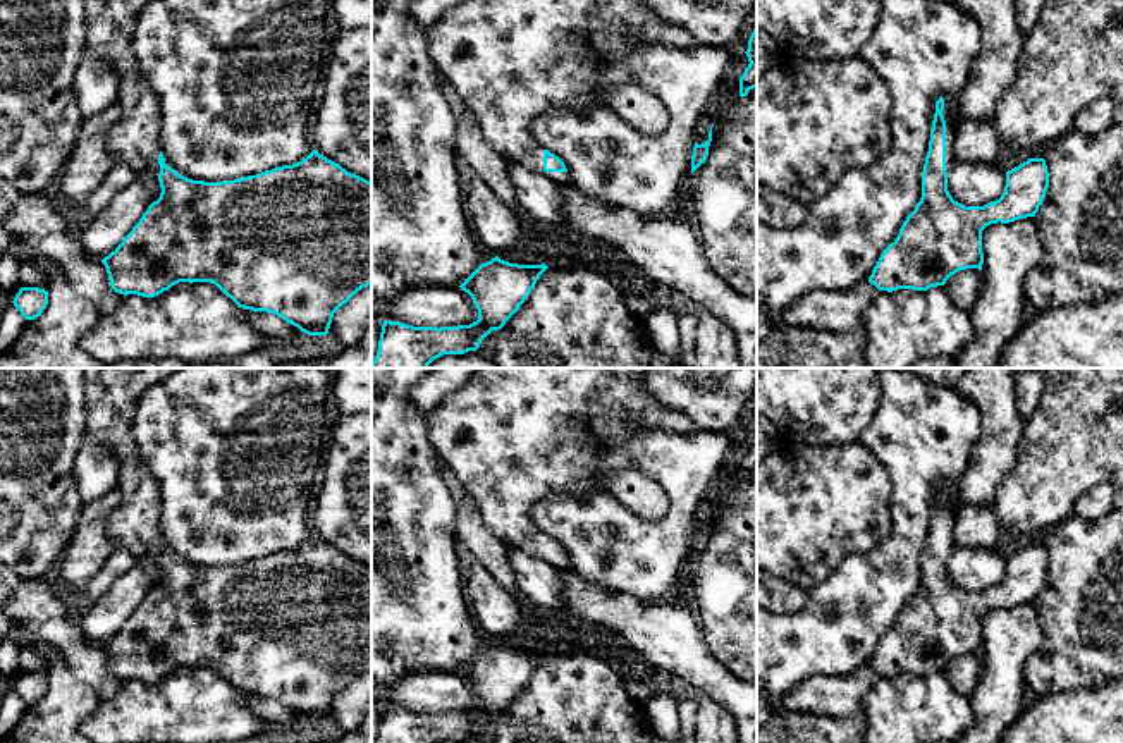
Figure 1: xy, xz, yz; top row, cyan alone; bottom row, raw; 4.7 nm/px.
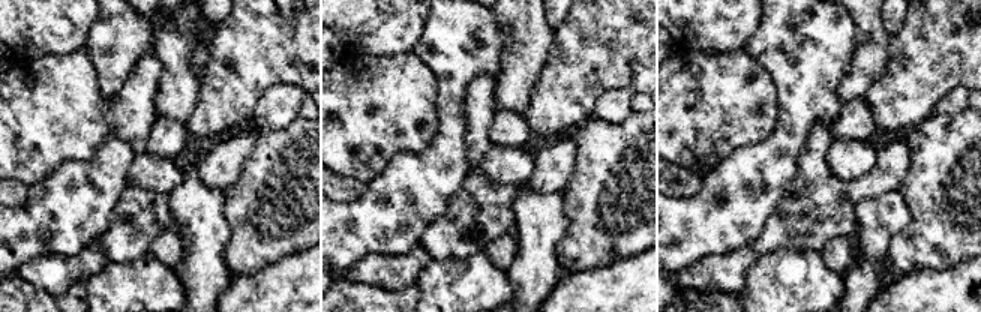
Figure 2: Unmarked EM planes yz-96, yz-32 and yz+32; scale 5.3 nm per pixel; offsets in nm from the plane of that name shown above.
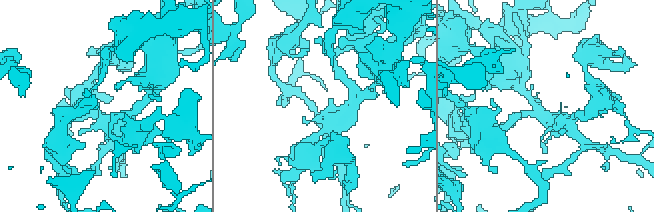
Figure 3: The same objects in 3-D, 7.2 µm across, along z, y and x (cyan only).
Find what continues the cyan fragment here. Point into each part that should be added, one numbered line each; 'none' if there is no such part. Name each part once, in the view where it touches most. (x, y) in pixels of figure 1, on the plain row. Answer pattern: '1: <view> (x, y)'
1: yz (950, 516)

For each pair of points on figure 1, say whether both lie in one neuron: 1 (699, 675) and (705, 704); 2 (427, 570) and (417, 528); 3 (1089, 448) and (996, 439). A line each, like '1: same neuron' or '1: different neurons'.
1: different neurons
2: same neuron
3: different neurons

